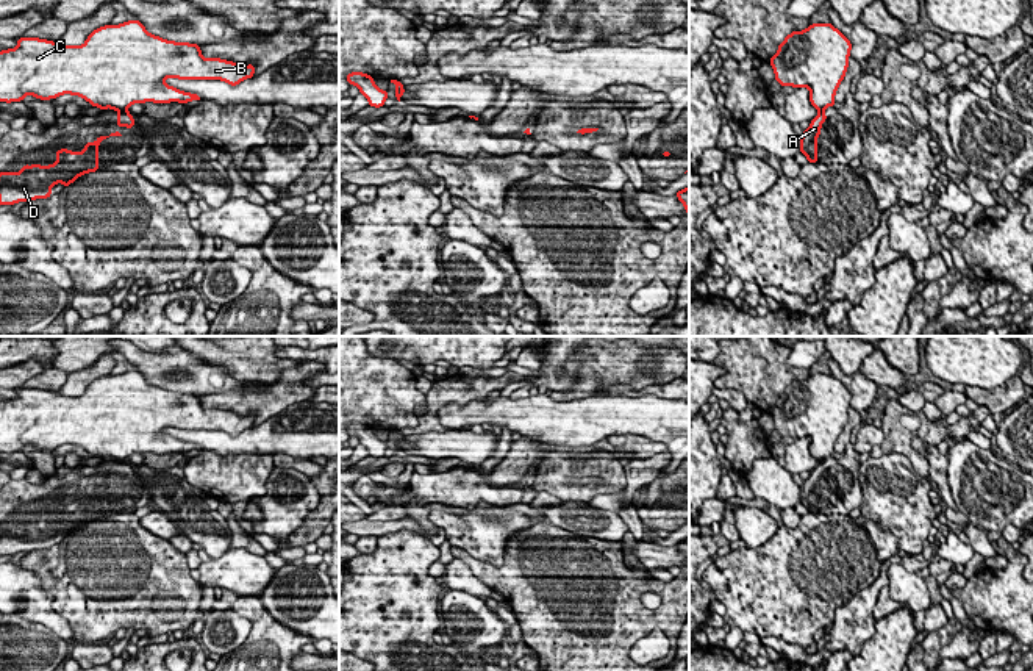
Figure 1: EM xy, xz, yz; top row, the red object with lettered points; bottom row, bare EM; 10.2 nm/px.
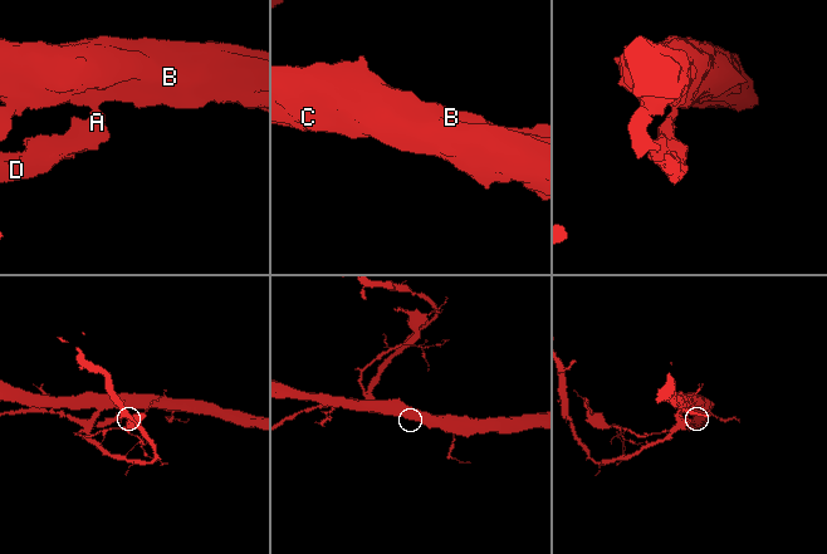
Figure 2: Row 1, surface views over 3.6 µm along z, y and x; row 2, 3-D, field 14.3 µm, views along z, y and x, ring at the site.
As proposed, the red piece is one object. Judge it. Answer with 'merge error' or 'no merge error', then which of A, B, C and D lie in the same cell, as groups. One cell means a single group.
merge error; groups A D / B C

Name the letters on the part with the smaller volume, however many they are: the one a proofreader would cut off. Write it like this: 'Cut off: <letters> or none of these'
Cut off: A, D

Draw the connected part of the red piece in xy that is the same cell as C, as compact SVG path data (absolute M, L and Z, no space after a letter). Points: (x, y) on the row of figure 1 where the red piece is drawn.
M139 20L100 27L83 45L19 38L16 48L0 52L0 102L70 94L100 109L122 113L133 103L202 100L166 84L166 78L220 80L238 86L255 77L253 64L203 58L198 45L150 34Z

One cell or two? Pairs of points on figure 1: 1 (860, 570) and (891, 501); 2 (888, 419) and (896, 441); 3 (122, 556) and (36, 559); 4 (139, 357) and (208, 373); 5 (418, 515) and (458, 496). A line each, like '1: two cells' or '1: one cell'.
1: two cells
2: one cell
3: one cell
4: one cell
5: one cell

